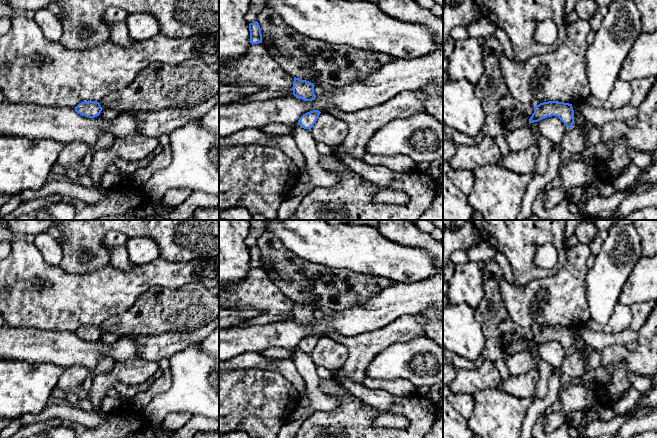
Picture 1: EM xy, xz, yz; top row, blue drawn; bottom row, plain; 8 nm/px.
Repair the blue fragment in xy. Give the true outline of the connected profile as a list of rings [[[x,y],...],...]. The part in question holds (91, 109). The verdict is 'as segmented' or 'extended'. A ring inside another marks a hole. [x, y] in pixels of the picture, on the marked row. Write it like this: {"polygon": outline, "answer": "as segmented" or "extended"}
{"polygon": [[[84,101],[79,103],[75,108],[75,111],[85,117],[94,118],[100,115],[102,107],[99,102],[96,101]]], "answer": "as segmented"}

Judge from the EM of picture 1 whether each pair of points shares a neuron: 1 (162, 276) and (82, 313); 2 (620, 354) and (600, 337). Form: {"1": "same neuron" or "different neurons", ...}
{"1": "same neuron", "2": "different neurons"}

